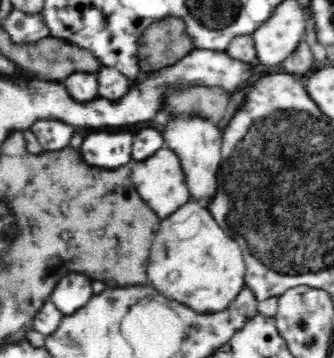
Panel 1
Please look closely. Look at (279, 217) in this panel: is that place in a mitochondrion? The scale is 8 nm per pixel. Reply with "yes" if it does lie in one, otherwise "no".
yes

